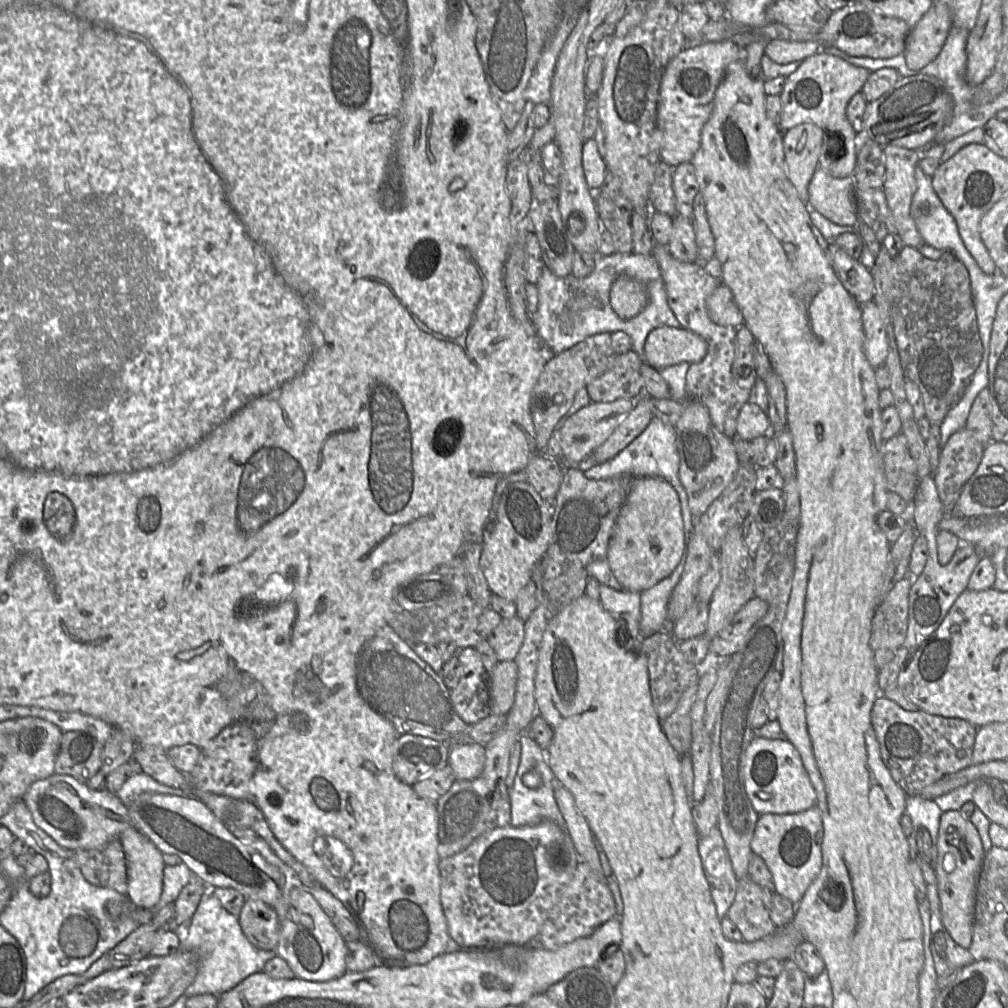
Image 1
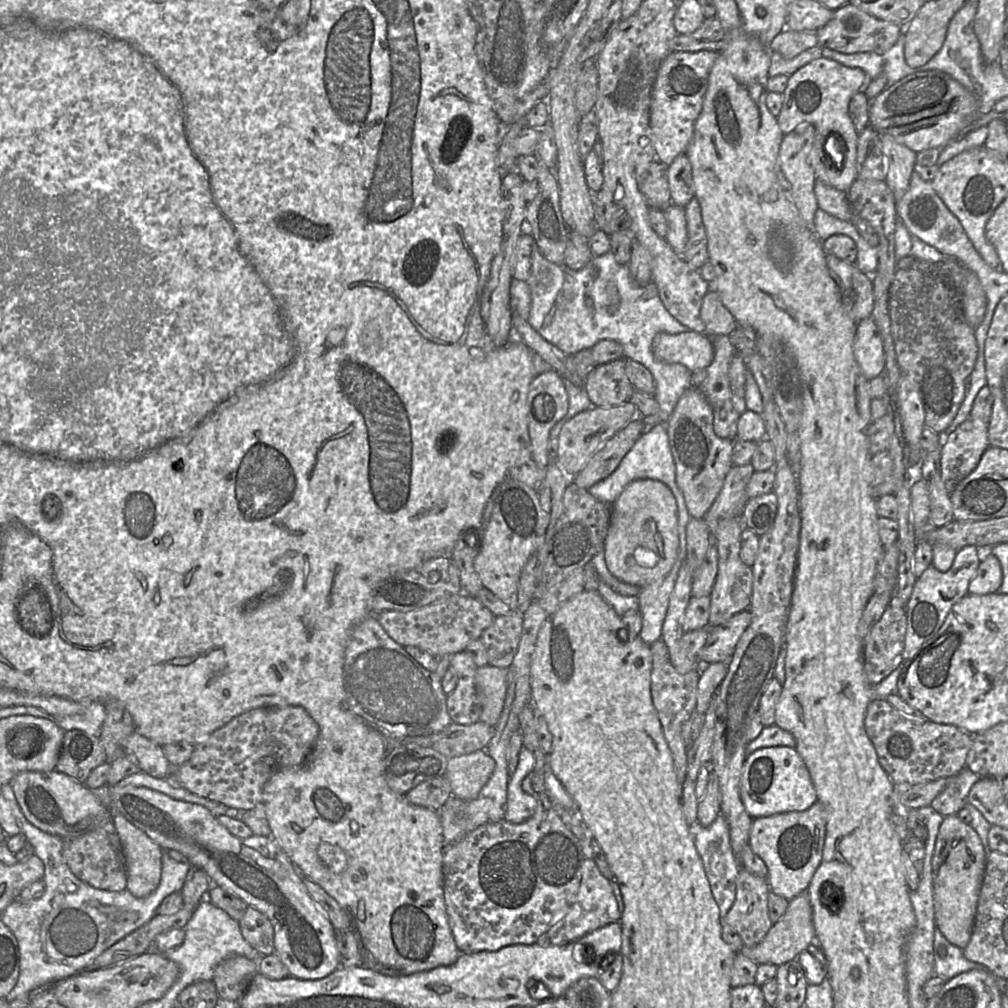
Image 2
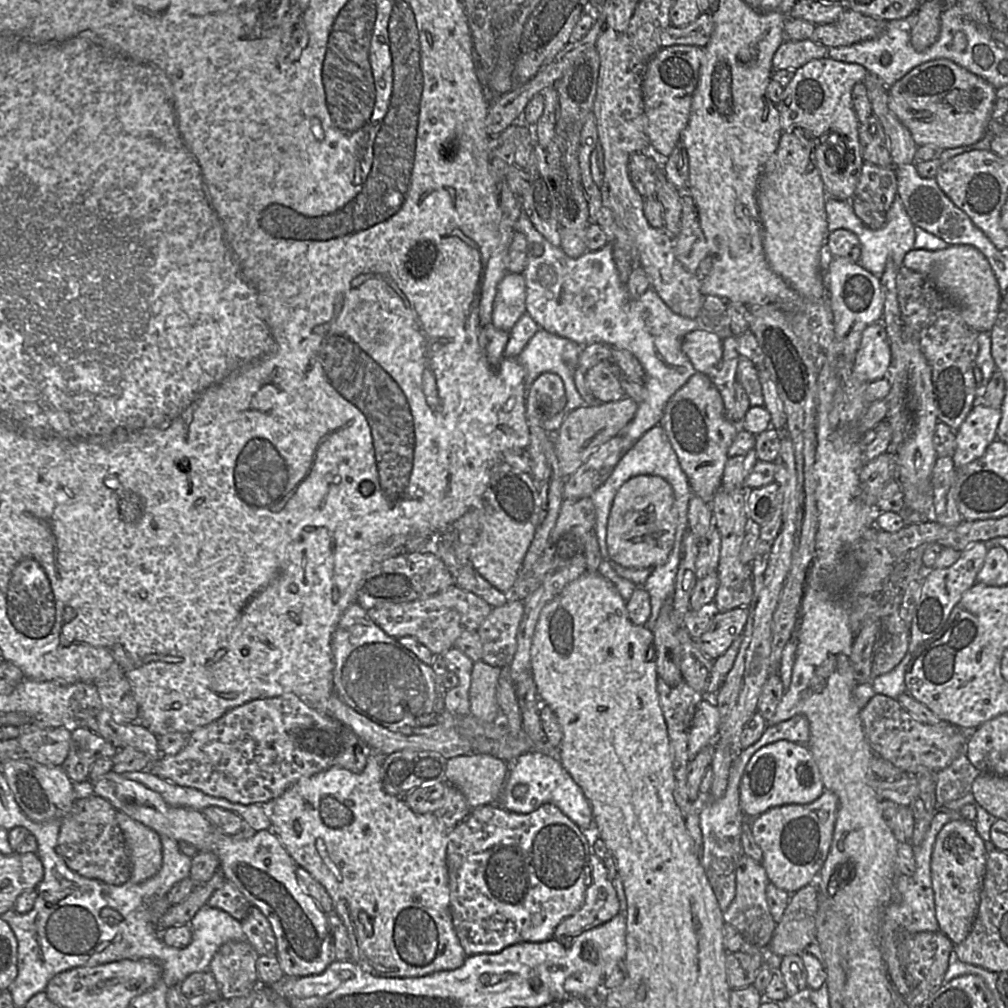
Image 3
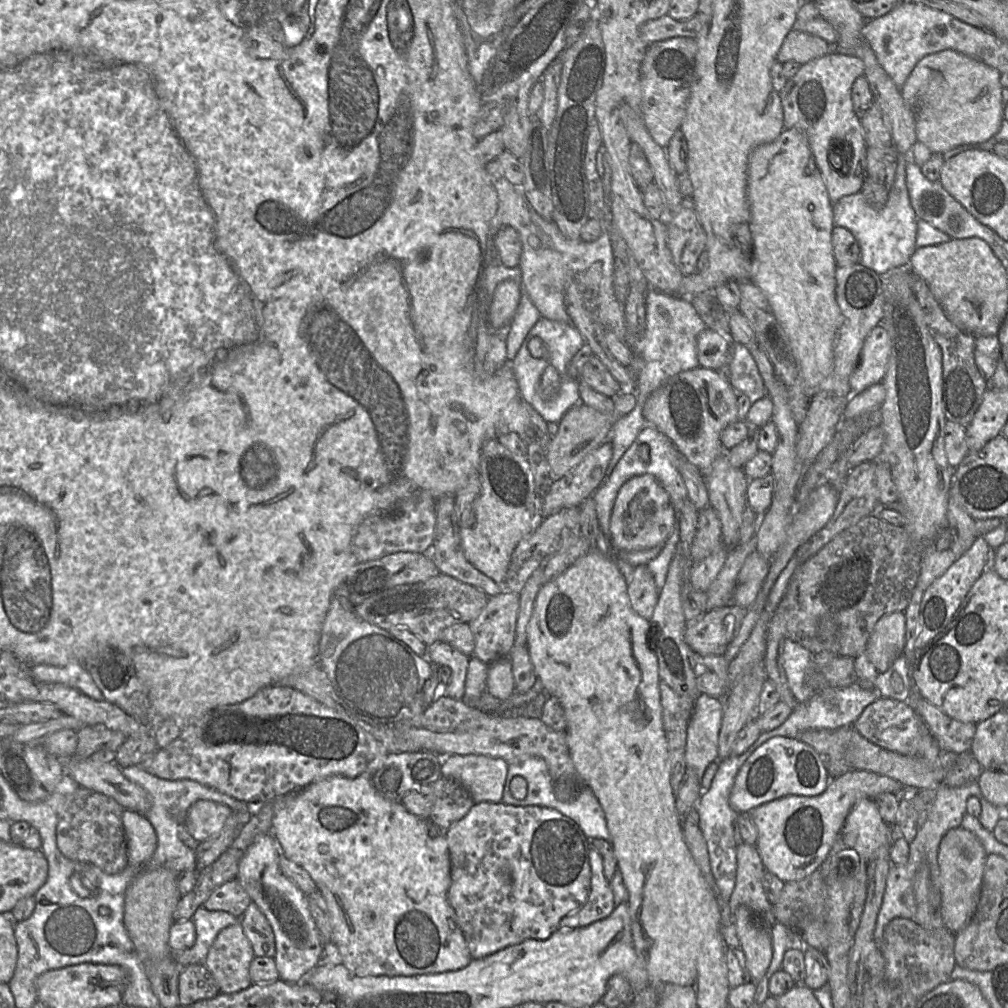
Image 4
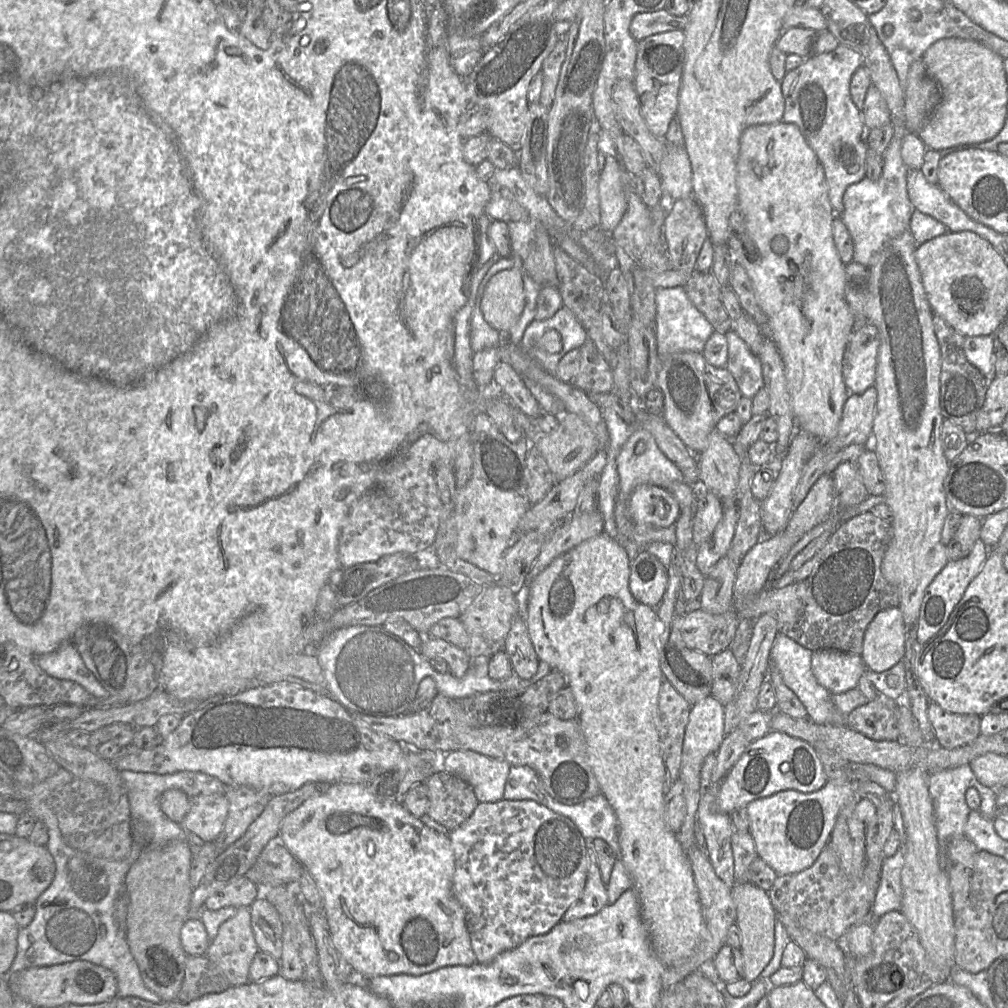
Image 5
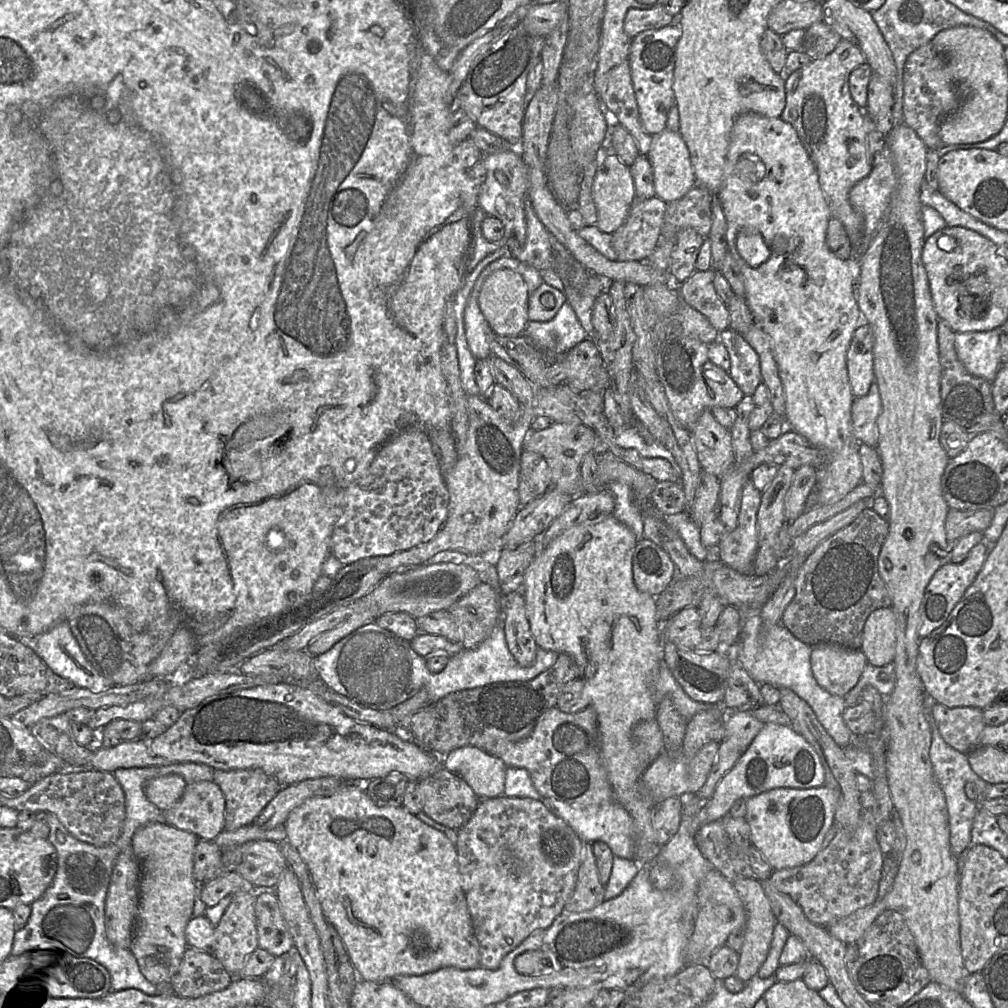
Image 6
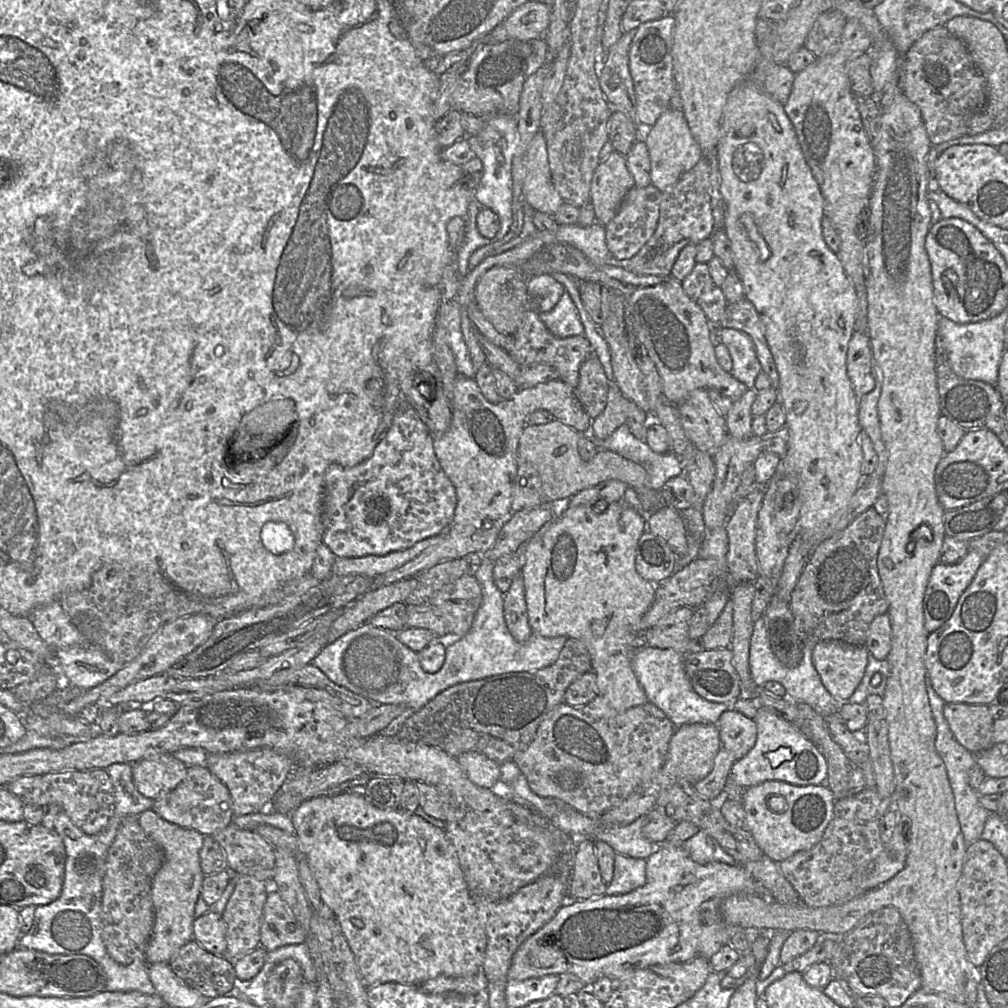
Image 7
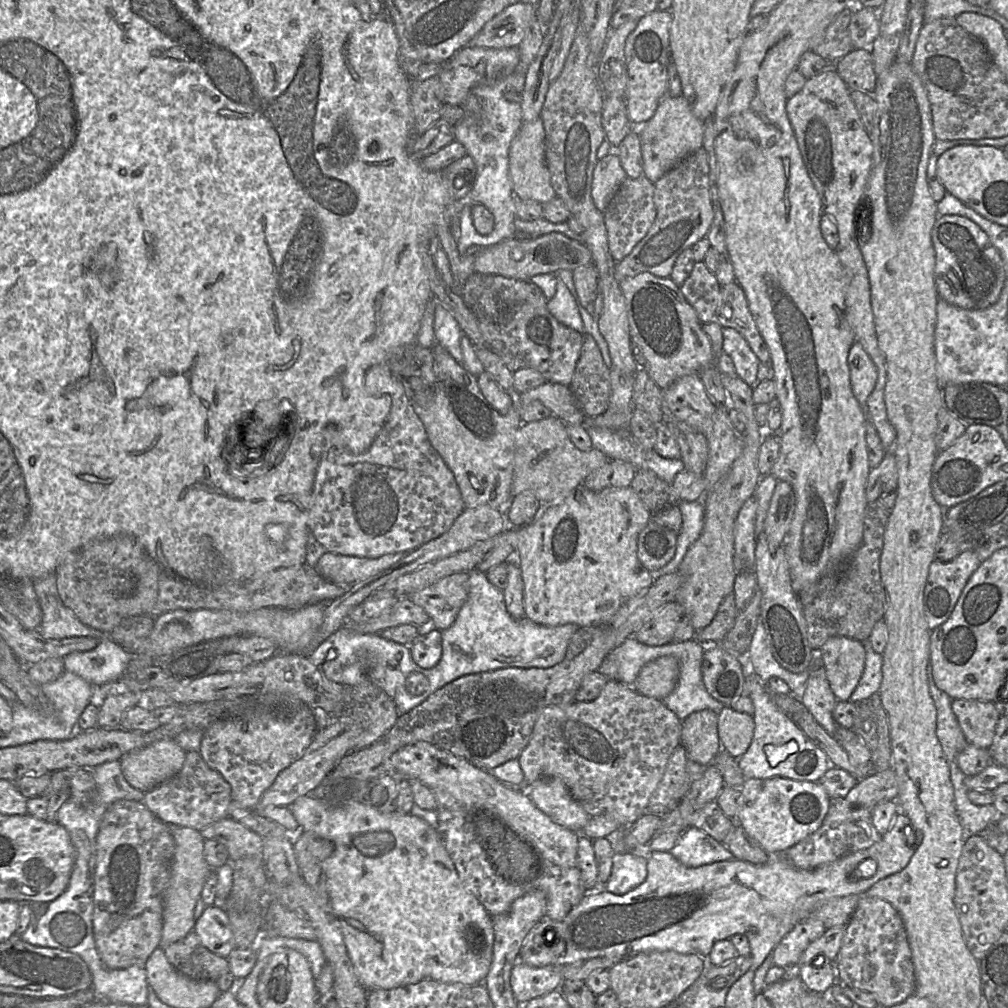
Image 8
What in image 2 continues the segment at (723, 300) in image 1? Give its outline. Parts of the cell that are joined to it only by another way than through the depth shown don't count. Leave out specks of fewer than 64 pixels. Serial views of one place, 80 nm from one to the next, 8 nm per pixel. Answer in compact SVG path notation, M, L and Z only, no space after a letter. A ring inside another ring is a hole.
M710 290L703 298L700 318L711 335L730 335L740 325L722 303L717 292Z

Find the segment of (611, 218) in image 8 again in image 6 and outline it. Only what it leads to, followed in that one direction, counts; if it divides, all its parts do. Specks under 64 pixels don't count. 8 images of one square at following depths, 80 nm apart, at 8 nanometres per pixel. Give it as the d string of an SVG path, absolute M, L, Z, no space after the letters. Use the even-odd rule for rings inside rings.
M658 196L635 199L623 224L612 233L618 260L647 260L658 243L666 204Z

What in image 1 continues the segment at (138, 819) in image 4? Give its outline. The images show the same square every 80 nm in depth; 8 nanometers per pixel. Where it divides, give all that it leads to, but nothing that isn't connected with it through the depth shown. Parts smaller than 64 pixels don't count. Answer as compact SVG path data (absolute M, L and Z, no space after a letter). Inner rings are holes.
M134 826L119 836L126 861L127 896L139 908L157 904L163 889L162 852Z

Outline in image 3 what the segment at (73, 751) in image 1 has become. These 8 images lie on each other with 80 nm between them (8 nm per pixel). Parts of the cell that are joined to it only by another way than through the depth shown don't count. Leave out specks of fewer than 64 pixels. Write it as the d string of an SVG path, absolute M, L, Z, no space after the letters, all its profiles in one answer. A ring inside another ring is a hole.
M86 727L72 730L69 752L61 765L72 782L88 780L90 768L100 758L113 758L117 748Z

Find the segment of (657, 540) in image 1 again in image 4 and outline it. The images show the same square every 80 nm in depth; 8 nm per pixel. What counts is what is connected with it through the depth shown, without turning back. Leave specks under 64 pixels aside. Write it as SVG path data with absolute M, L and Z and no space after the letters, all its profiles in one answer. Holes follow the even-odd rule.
M649 474L634 476L620 489L610 521L610 539L621 551L631 552L663 545L670 537L677 512L668 492Z

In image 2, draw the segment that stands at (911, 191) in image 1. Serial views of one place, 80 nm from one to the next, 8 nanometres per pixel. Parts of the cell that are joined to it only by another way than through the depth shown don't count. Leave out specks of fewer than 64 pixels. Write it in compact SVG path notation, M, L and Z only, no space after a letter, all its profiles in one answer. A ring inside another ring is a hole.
M881 135L882 150L887 160L888 172L885 182L897 201L908 189L916 165L916 155L907 146L896 142L889 135Z

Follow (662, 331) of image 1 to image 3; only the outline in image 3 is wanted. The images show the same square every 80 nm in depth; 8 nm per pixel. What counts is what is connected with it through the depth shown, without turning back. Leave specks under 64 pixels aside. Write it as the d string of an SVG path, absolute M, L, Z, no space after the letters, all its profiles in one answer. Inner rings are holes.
M706 328L685 335L682 350L696 372L703 372L716 365L723 355L723 336Z

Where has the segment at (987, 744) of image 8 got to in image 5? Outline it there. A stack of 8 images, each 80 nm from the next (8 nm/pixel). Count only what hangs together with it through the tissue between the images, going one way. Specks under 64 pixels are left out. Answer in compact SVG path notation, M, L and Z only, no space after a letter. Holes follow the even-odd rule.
M933 702L929 704L927 713L936 745L941 748L964 747L980 736L981 716L950 713Z

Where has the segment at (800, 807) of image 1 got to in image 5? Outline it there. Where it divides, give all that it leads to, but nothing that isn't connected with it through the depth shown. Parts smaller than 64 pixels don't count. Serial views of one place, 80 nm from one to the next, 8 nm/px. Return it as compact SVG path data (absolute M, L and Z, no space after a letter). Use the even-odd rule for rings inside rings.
M770 730L765 736L749 743L719 784L716 811L730 814L753 800L784 790L811 793L821 789L827 782L822 762L809 743L780 731Z

